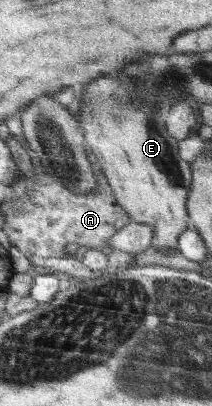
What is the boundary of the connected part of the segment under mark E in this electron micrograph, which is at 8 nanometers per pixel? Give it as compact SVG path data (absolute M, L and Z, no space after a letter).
M118 73L116 79L112 79L110 75L100 76L84 85L79 105L82 113L77 115L80 116L80 125L84 125L83 130L86 133L88 147L93 155L98 157L98 159L94 157L94 160L104 169L103 176L107 178L118 203L130 214L131 221L153 227L150 246L154 249L160 252L176 250L179 237L185 232L186 223L188 223L186 195L188 195L193 175L190 175L190 165L178 157L178 138L167 129L164 113L158 113L156 107L154 109L148 107L148 103L116 105L116 103L132 103L128 95L132 89L134 89L132 79L124 73Z

